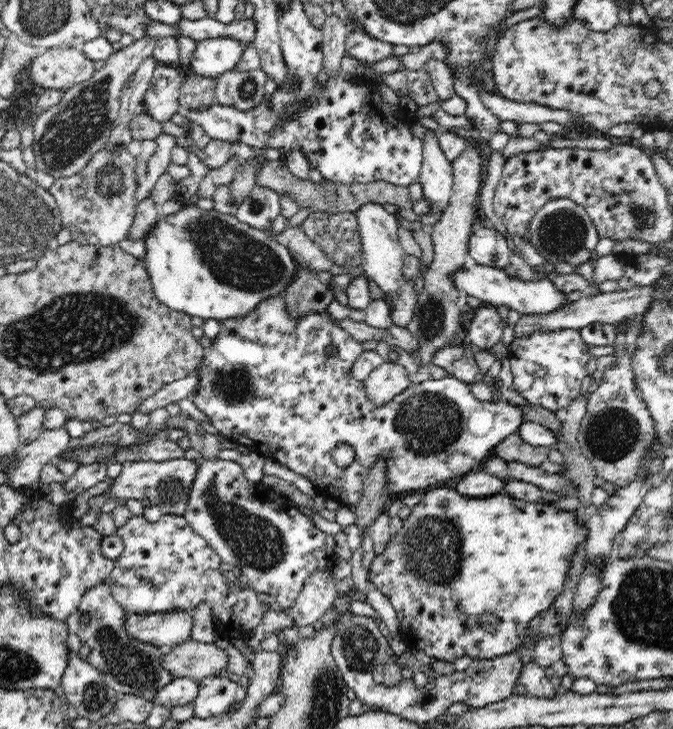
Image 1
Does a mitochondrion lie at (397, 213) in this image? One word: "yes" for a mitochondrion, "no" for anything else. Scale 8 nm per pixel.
no

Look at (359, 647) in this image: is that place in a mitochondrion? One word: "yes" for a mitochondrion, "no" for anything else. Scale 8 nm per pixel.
yes

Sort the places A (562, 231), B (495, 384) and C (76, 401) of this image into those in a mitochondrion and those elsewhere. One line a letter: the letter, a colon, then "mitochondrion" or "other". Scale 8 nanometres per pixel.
A: mitochondrion
B: other
C: other

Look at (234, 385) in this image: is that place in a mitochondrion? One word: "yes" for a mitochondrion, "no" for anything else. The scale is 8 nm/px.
yes

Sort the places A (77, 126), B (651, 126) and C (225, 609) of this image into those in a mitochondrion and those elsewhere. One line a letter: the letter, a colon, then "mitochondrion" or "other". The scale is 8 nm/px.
A: mitochondrion
B: other
C: other

